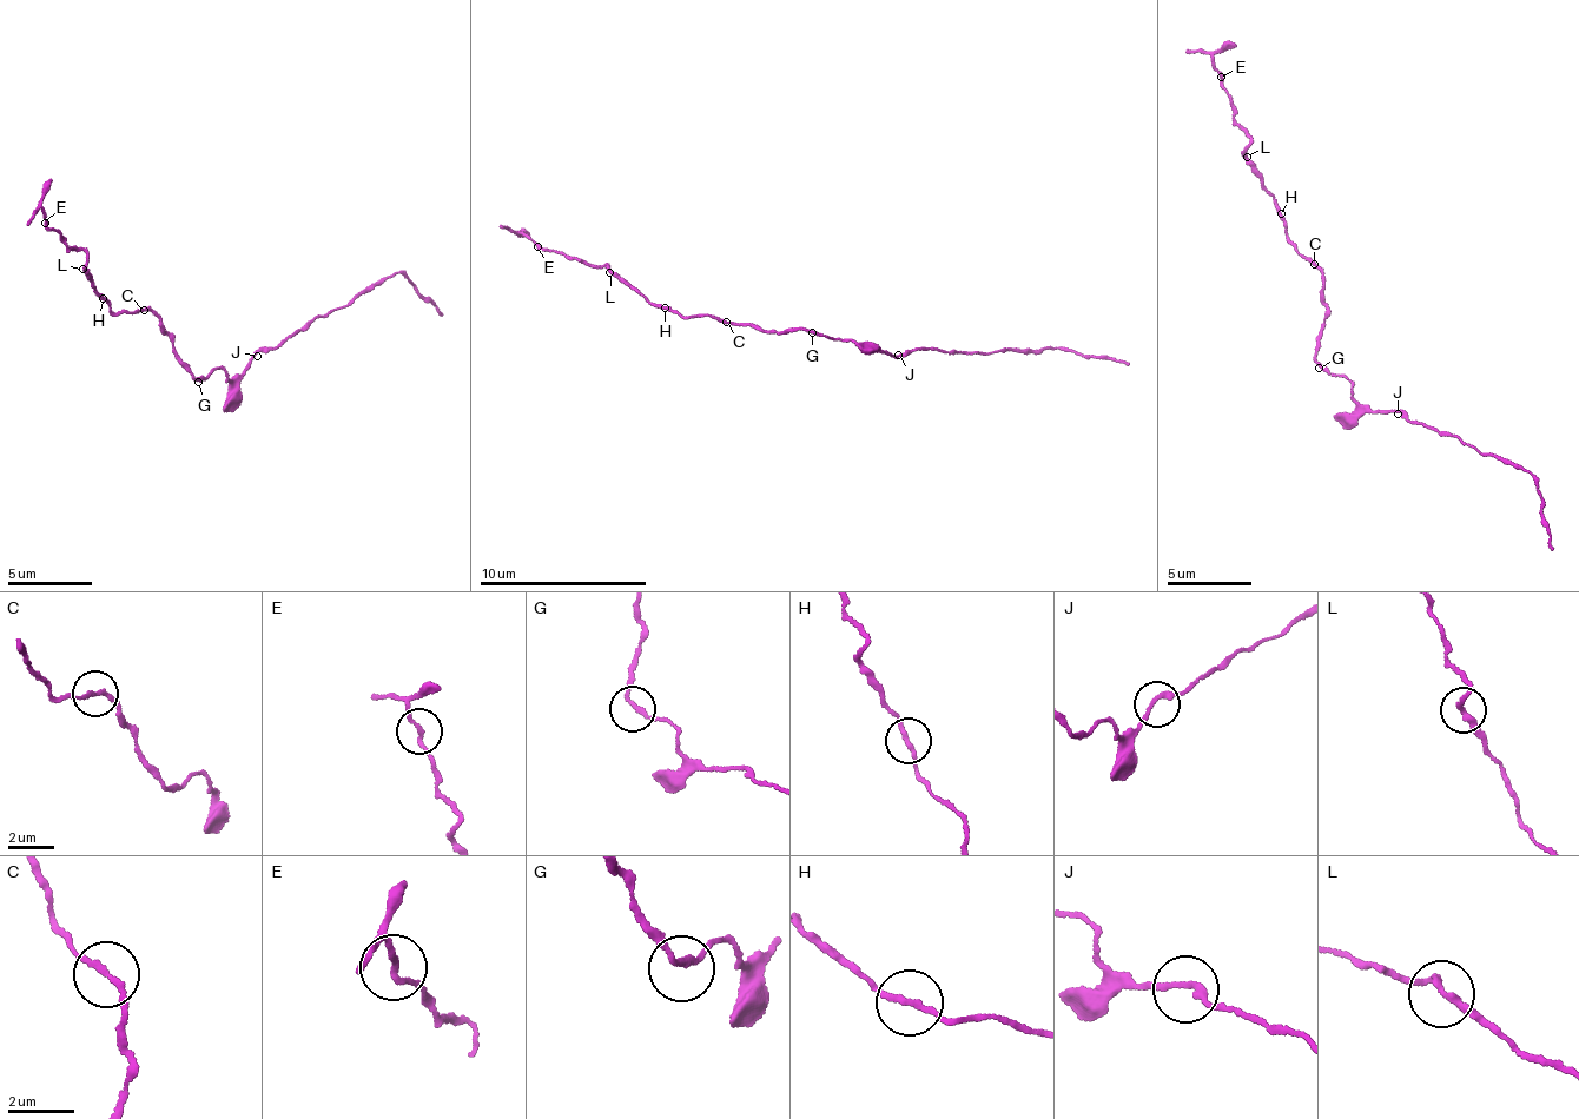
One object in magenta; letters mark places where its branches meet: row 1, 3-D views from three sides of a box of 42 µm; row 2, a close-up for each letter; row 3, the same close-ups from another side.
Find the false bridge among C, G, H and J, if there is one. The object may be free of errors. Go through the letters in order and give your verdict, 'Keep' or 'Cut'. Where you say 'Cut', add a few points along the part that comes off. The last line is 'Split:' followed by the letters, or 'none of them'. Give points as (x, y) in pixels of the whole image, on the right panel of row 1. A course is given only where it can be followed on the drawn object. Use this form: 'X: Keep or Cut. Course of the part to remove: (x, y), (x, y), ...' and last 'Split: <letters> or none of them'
C: Keep
G: Keep
H: Keep
J: Keep
Split: none of them

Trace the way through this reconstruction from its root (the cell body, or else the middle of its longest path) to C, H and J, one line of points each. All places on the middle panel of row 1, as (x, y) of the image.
C: (810, 330), (794, 328), (775, 333), (770, 329), (765, 331), (741, 322), (732, 326), (726, 322)
H: (810, 330), (794, 328), (775, 333), (753, 324), (719, 323), (708, 315), (681, 317), (666, 308)
J: (810, 330), (863, 349), (874, 345), (898, 355)

